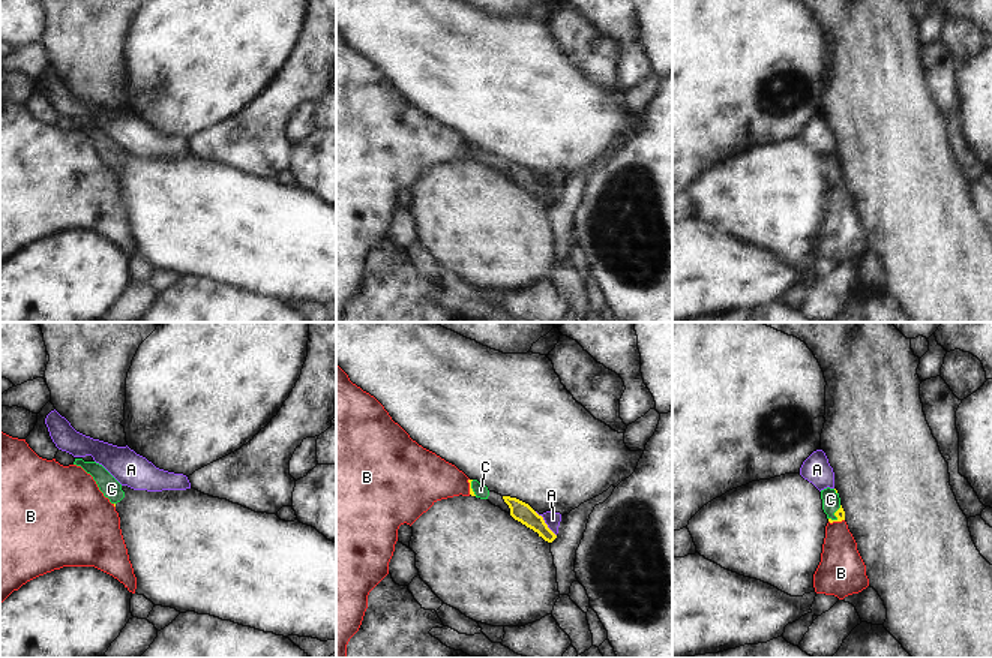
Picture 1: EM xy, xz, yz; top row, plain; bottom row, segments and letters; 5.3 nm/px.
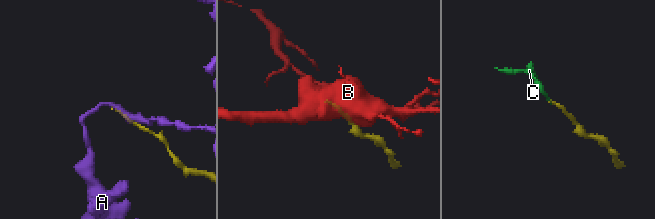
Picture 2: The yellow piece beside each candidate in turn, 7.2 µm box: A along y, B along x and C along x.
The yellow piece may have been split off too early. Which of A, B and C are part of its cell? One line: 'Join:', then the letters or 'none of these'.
Join: C.

